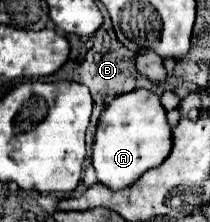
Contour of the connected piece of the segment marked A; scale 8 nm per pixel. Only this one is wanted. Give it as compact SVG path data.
M134 90L116 96L100 116L96 142L92 152L92 164L98 180L112 190L128 188L146 170L160 166L172 150L172 130L166 118L166 110L150 90Z

